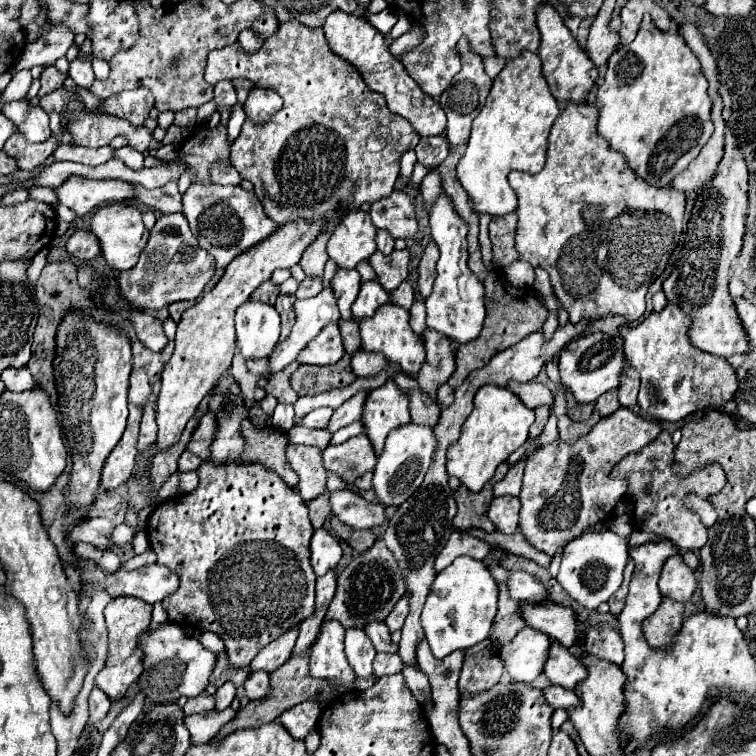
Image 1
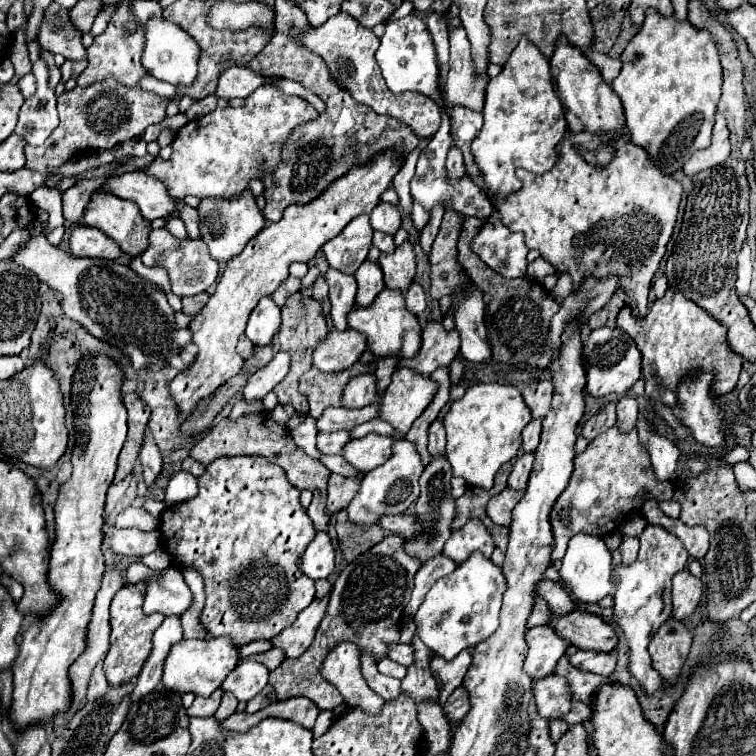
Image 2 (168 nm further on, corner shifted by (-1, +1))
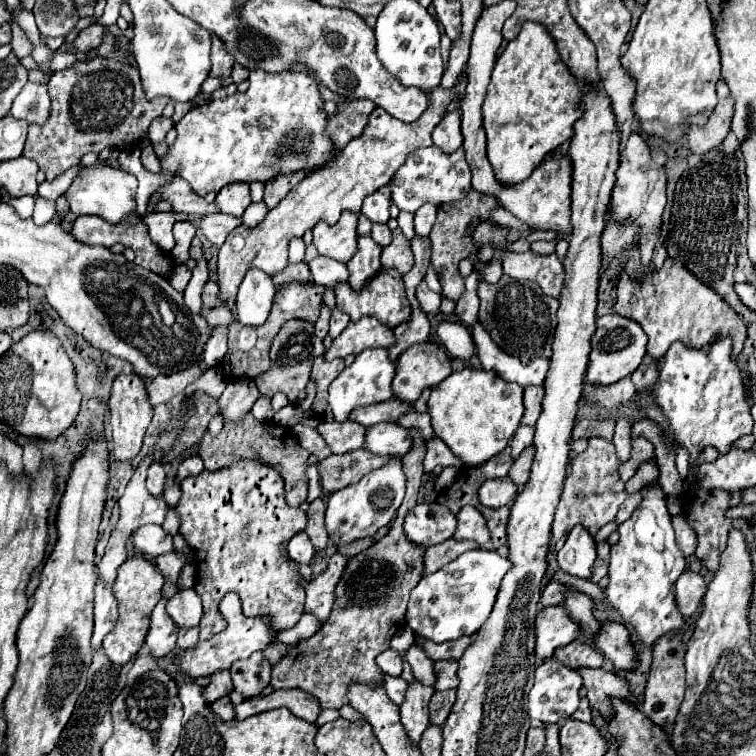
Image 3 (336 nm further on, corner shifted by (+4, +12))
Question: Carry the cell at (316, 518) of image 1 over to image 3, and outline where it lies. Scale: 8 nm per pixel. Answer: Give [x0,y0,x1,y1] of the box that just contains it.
[318,450,390,494]

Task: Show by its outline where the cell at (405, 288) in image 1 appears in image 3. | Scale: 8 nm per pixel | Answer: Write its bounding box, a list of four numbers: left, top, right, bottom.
[416,280,442,314]

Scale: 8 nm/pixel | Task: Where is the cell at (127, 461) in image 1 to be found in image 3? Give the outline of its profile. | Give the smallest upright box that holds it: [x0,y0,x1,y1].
[108,374,152,460]

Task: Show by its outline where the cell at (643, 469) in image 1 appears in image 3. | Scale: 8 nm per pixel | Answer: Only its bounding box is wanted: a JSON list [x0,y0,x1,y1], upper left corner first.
[672,516,698,556]

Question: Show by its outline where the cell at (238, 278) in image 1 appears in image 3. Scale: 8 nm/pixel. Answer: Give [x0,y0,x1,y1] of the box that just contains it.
[218,80,464,304]

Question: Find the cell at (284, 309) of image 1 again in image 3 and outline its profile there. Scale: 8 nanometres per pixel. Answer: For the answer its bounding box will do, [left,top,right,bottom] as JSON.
[254,320,324,404]

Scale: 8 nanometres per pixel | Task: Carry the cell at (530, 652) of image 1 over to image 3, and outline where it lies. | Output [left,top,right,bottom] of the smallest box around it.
[536,606,580,658]

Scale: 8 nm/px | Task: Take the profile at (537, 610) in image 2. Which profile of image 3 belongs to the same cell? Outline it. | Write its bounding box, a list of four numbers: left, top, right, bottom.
[540,582,564,606]

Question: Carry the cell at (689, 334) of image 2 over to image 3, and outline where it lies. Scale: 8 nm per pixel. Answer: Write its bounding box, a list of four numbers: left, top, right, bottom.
[614,258,746,362]

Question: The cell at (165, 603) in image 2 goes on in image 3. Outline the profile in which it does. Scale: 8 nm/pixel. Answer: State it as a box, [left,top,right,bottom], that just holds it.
[166,588,202,626]

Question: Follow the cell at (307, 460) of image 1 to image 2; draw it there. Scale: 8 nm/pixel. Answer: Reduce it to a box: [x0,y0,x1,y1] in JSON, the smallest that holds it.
[307,491,329,531]

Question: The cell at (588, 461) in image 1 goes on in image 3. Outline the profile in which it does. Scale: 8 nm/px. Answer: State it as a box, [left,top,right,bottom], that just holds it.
[552,436,630,540]

